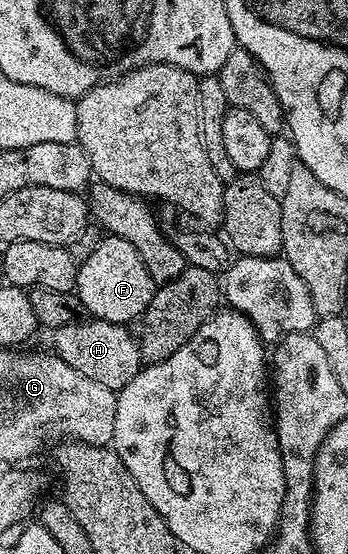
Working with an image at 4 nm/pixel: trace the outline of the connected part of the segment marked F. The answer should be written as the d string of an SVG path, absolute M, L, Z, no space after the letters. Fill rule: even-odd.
M107 235L100 240L97 251L79 262L73 292L94 320L127 325L138 322L145 307L149 307L156 288L157 282L149 275L141 255L137 255L137 247L125 243L125 239Z

